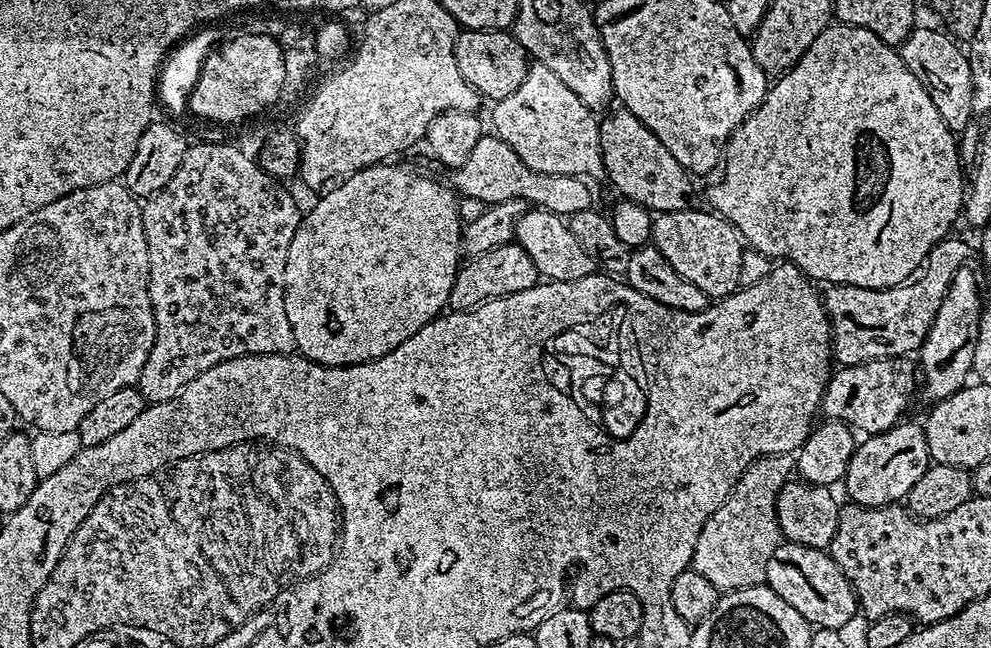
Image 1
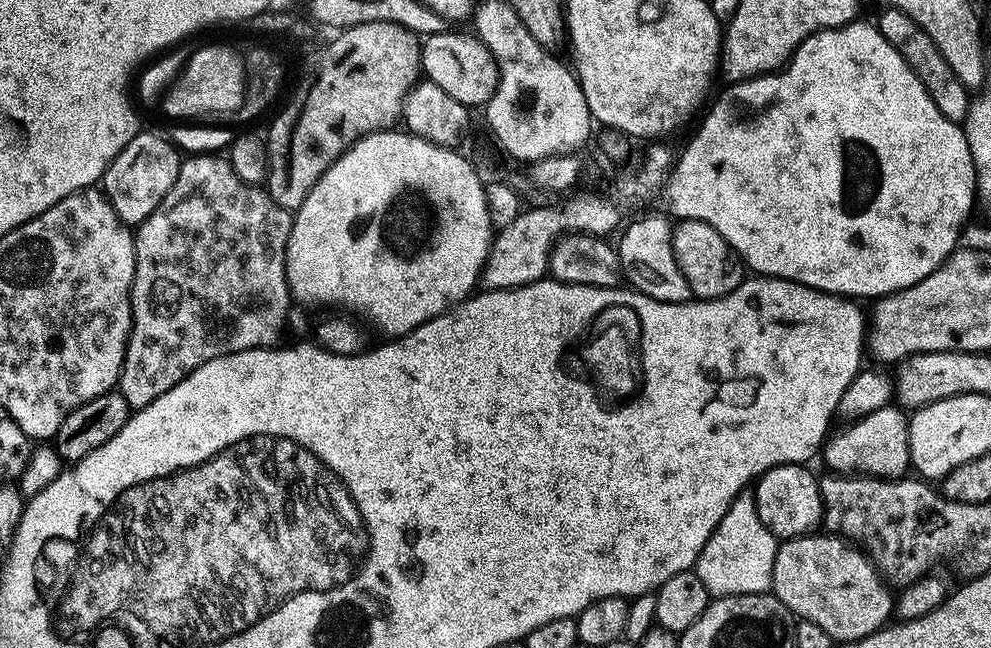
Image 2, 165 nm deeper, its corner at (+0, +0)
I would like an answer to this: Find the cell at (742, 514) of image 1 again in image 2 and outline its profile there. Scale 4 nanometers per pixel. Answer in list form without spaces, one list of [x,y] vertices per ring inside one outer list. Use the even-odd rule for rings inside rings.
[[[745,490],[733,498],[722,522],[710,534],[702,554],[696,559],[695,572],[702,578],[709,597],[741,596],[767,593],[772,587],[772,571],[778,547],[778,537],[758,518],[756,497]]]

